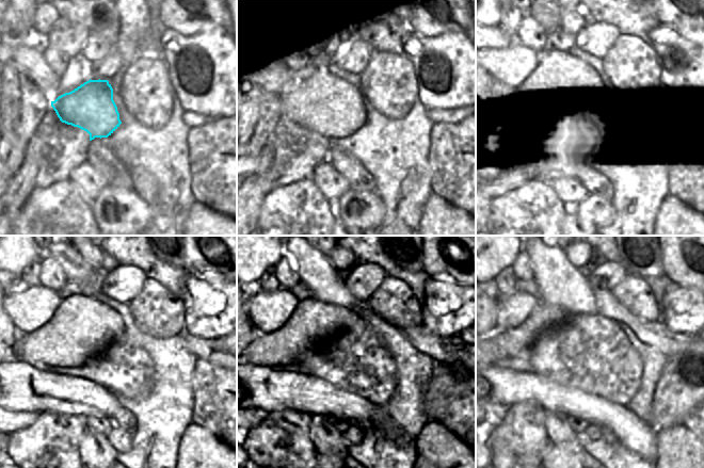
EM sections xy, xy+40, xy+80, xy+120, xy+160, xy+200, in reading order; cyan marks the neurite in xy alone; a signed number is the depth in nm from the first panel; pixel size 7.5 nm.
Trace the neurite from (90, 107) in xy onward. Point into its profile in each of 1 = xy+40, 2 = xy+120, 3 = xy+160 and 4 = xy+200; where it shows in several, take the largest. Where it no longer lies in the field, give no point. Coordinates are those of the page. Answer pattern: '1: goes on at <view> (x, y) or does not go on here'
1: goes on at xy+40 (324, 102)
2: goes on at xy+120 (82, 327)
3: goes on at xy+160 (313, 323)
4: goes on at xy+200 (502, 344)

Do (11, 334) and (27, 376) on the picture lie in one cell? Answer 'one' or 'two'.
two

